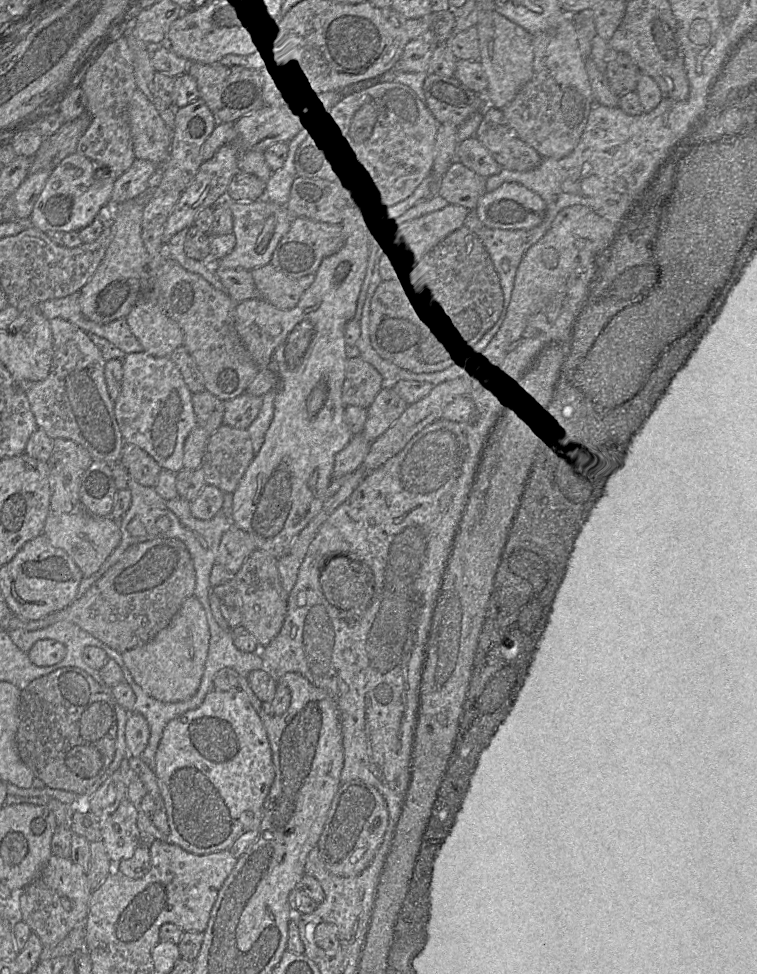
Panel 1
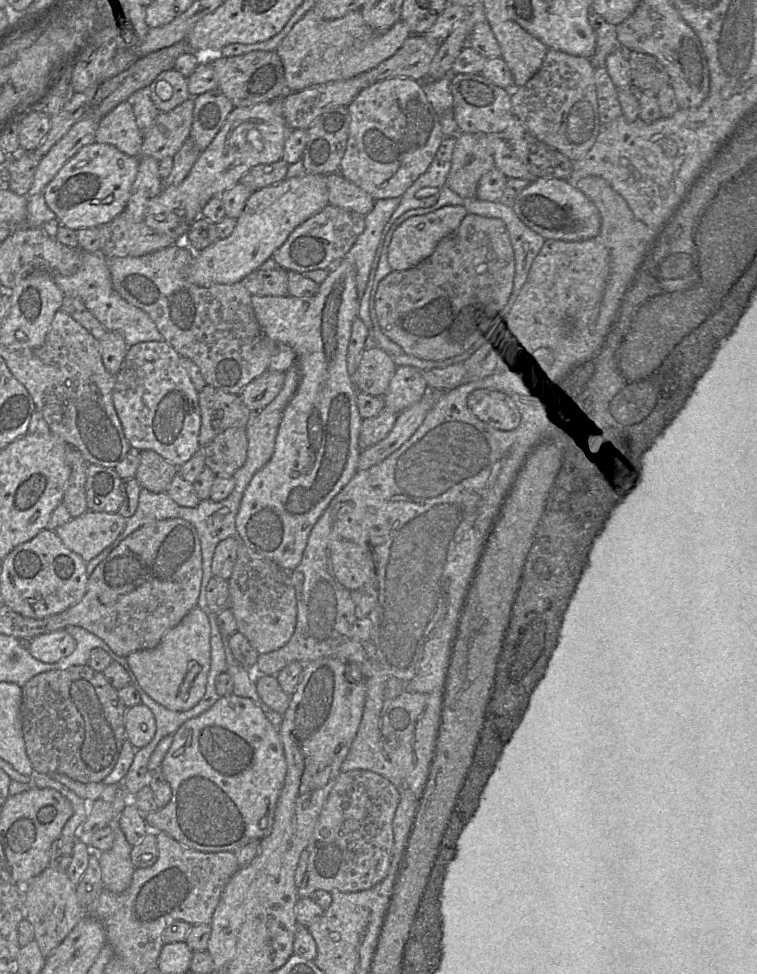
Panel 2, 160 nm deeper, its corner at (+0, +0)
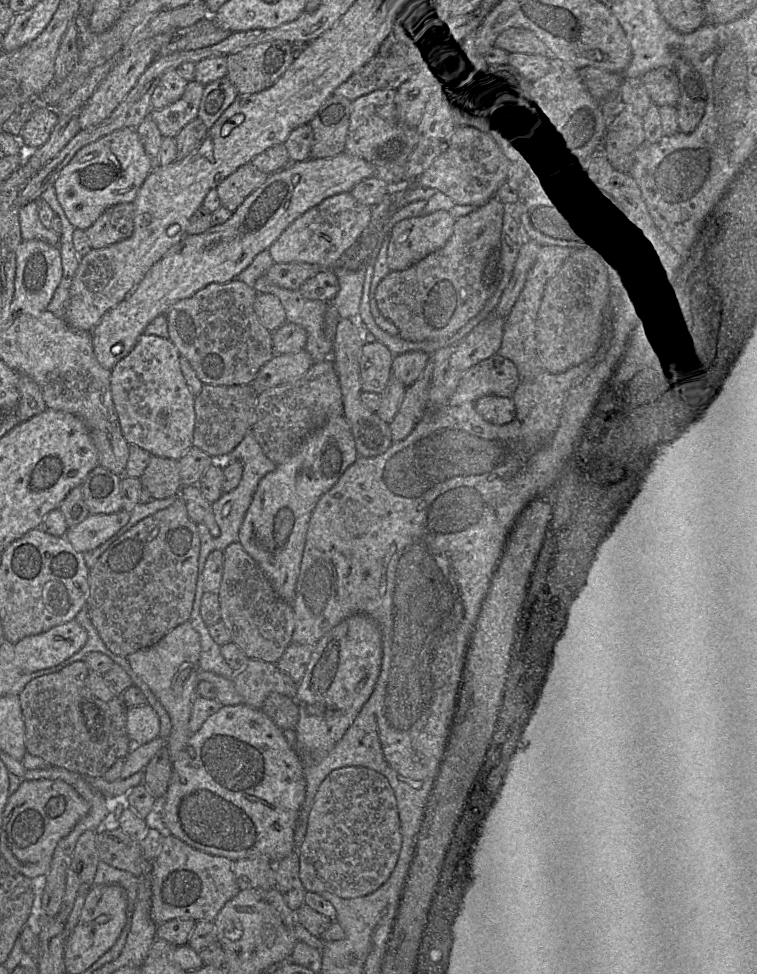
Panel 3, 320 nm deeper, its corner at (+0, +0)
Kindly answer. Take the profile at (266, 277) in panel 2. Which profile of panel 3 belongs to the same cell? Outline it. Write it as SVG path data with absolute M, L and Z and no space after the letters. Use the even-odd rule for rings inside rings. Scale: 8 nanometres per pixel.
M274 263L265 273L265 276L271 282L273 282L275 285L279 287L289 289L289 290L298 290L306 280L315 276L320 271L320 269L330 269L330 268L320 268L316 265L311 265L307 263L276 263L276 264Z

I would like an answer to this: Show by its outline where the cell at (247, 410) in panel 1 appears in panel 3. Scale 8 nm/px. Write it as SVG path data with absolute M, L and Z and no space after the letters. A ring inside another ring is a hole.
M305 349L298 353L274 355L260 368L251 386L259 394L269 388L300 379L312 365L311 356Z

